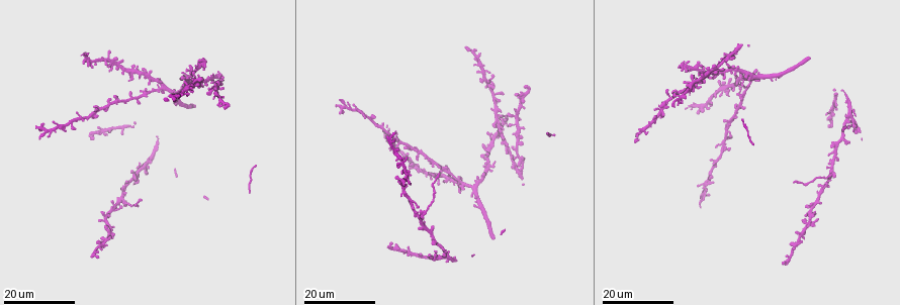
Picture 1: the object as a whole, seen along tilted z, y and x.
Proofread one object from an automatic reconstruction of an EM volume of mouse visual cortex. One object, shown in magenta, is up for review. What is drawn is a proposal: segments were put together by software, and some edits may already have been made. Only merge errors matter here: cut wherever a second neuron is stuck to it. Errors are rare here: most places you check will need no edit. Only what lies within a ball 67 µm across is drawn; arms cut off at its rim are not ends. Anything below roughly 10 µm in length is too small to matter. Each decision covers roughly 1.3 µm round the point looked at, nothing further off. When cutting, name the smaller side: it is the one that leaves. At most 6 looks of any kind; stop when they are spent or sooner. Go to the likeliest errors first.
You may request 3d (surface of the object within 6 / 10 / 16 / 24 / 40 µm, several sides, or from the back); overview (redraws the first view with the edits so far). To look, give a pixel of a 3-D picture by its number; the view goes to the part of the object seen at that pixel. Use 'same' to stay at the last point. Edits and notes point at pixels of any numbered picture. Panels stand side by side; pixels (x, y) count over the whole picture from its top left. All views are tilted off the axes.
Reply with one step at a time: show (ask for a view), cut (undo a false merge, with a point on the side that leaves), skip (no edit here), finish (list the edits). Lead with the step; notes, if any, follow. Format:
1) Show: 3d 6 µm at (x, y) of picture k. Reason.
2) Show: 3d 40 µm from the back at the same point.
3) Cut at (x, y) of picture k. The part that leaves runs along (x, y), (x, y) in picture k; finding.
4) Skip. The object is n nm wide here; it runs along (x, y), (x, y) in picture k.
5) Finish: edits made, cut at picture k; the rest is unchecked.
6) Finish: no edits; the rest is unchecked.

Show: 3d 16 µm at (417, 215) of picture 1. Four or more arms meet.

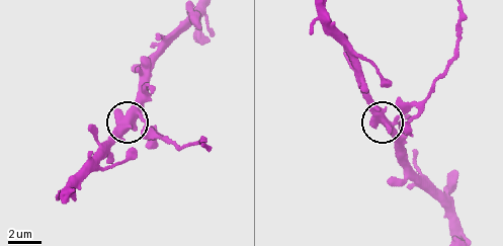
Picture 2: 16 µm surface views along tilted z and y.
Show: 3d 6 µm at (140, 115) of picture 2.

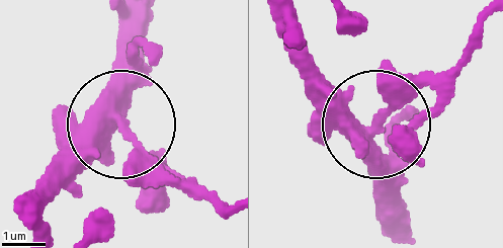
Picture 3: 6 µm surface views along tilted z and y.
Cut at (145, 158) of picture 3. 4 arms meet here; the part that leaves runs along (121, 124), (175, 183), (232, 208) in picture 3; two neurons meet here.

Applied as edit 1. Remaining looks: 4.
Show: 3d 16 µm at (464, 183) of picture 1.

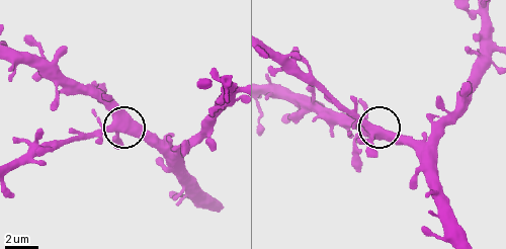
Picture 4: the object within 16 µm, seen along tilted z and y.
Show: 3d 6 µm at (113, 122) of picture 4. Closer look.

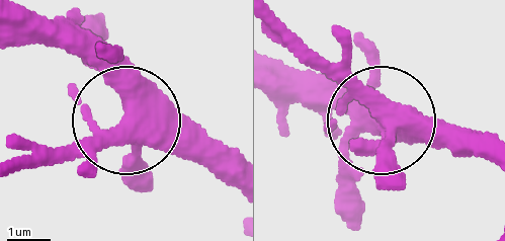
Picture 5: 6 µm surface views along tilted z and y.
Skip. 5 arms meet here; it runs along (230, 185), (142, 131), (68, 34) in picture 5; one neuron here.

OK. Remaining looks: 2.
Show: 3d 24 µm at (761, 77) of picture 1. Three-way junction.

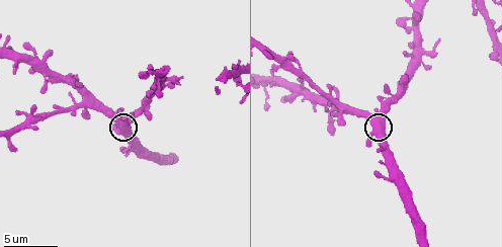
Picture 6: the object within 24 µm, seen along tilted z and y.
Show: 3d 6 µm at (373, 128) of picture 6.

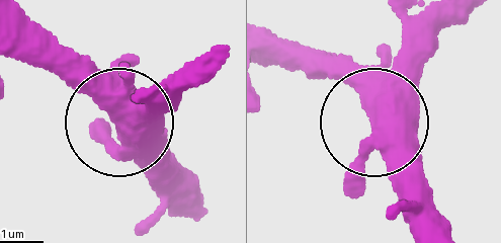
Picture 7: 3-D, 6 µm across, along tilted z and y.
Skip. 3 arms meet here; it runs along (154, 128), (126, 131), (114, 114), (195, 72) in picture 7; continuous, no second neuron.

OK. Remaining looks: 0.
Finish: edits made, cut at picture 3; the rest is unchecked.

